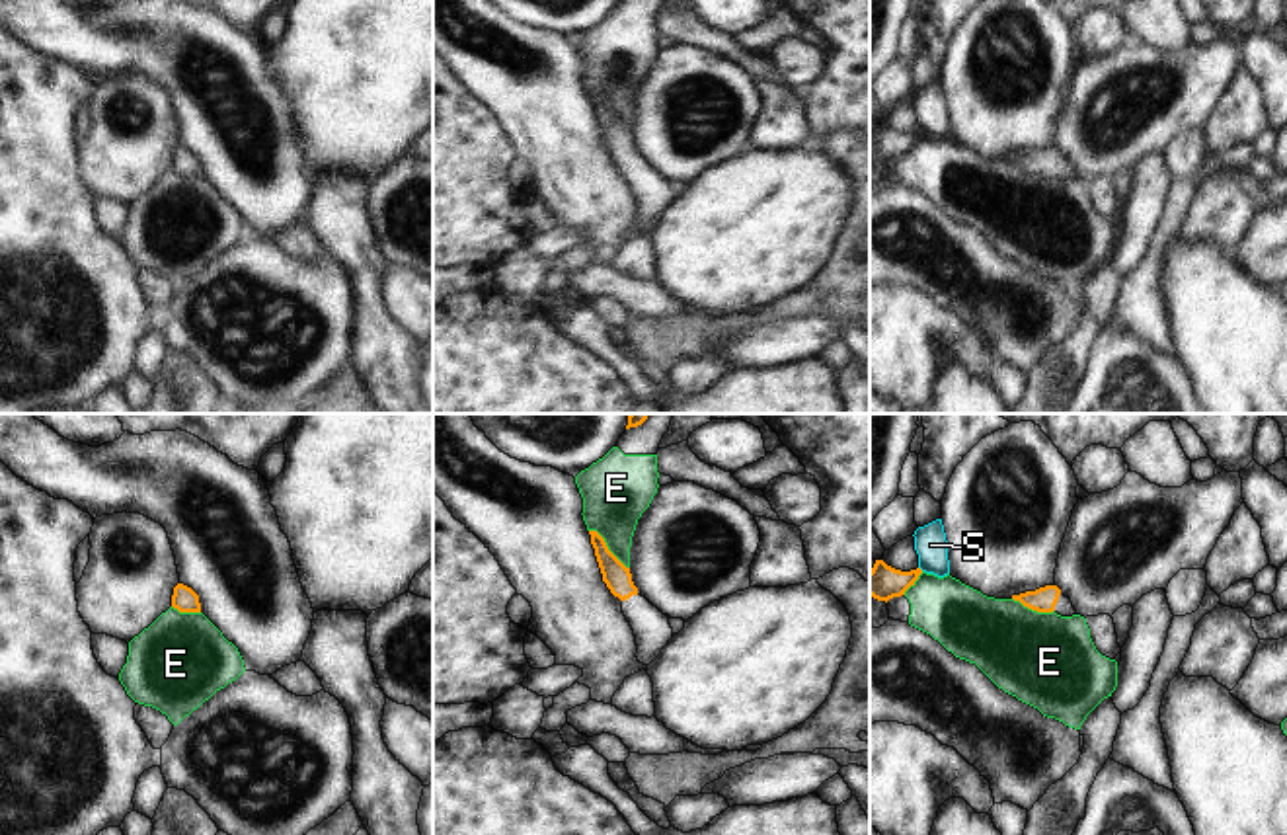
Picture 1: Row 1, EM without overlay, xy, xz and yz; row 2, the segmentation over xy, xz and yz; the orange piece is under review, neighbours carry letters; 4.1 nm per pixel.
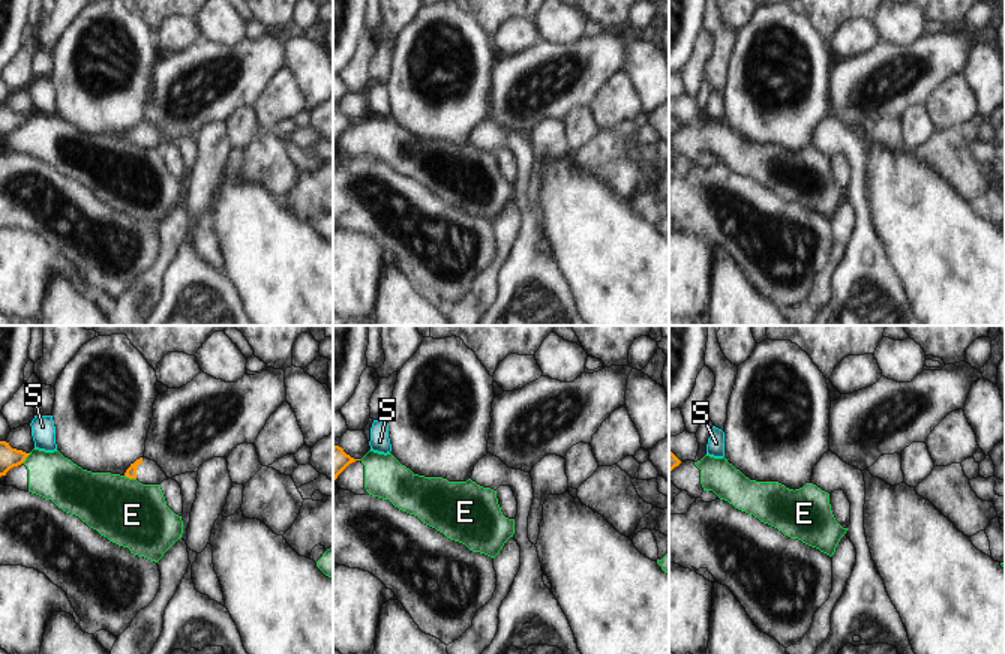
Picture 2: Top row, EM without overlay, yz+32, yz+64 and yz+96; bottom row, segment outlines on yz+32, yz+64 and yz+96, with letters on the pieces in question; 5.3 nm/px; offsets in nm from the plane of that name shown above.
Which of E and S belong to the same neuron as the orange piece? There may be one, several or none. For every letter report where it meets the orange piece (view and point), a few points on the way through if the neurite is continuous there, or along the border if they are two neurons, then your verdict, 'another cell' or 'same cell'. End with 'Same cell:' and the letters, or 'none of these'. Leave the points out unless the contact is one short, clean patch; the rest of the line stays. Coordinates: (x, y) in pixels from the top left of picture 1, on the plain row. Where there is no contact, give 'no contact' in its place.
E: xz (607, 110) | another cell
S: no contact | another cell
Same cell: none of these

